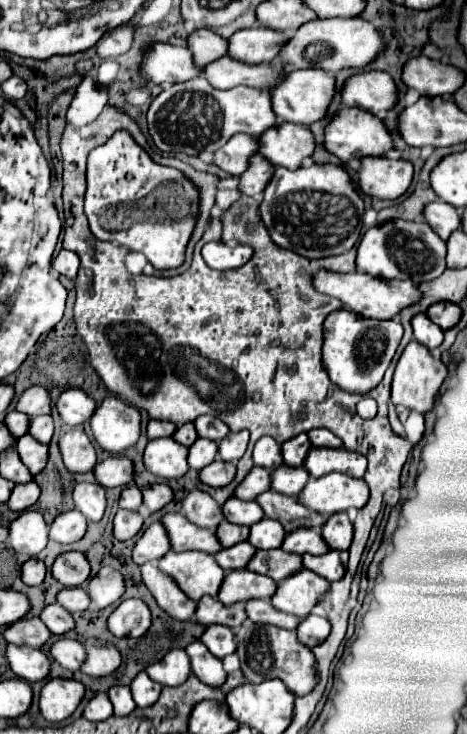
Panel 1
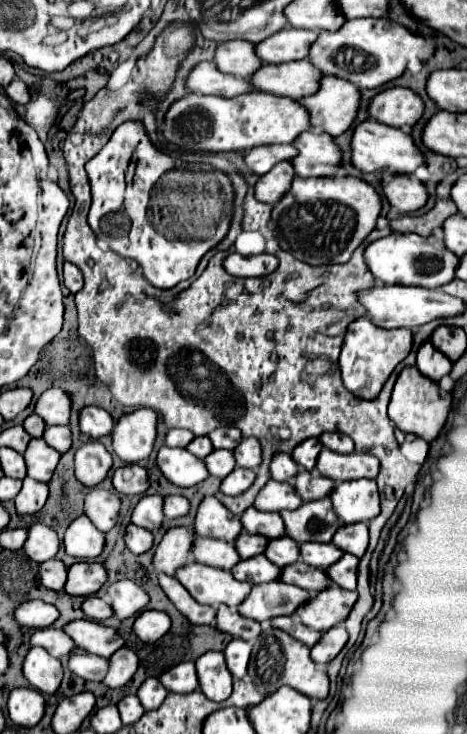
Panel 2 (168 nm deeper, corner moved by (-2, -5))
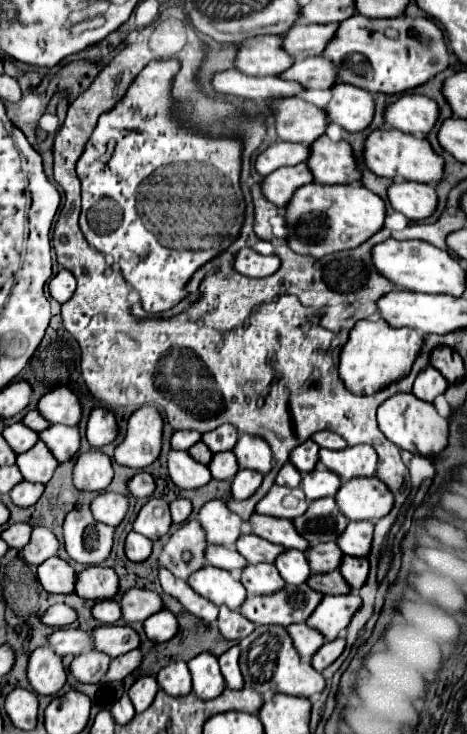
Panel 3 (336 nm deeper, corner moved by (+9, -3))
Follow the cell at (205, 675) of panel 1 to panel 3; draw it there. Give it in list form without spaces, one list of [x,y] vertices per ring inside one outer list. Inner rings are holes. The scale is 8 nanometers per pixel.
[[[200,653],[200,657],[188,661],[188,669],[192,675],[192,691],[200,699],[216,699],[222,693],[224,677],[220,673],[218,659],[212,653]]]

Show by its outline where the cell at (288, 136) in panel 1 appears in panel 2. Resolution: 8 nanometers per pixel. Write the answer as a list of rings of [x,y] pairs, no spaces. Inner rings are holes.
[[[305,131],[293,143],[299,155],[291,161],[299,177],[335,177],[341,167],[341,149],[327,133]]]

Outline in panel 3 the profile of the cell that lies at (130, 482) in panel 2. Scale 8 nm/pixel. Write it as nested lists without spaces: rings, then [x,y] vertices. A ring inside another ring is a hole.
[[[140,471],[136,473],[134,477],[128,479],[128,491],[134,495],[134,497],[150,497],[152,491],[154,491],[154,479],[150,473],[146,471]]]

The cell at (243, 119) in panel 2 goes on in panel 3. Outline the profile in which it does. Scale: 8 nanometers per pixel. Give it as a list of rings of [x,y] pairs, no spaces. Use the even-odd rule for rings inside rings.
[[[296,95],[286,99],[272,99],[268,109],[270,109],[268,121],[274,123],[276,137],[280,141],[310,145],[324,133],[328,125],[324,109]]]

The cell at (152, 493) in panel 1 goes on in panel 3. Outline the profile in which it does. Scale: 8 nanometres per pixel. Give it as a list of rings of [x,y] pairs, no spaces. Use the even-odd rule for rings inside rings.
[[[174,499],[174,501],[170,503],[170,513],[172,513],[172,521],[174,521],[176,525],[184,523],[184,521],[188,519],[190,511],[192,511],[192,503],[190,503],[188,499]]]

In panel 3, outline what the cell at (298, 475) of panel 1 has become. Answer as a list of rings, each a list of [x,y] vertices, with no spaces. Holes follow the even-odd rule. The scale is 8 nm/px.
[[[316,465],[316,469],[302,473],[302,483],[300,483],[304,495],[308,501],[320,499],[320,497],[328,497],[334,495],[336,489],[340,489],[340,477],[336,477],[336,473],[324,469],[324,465]]]

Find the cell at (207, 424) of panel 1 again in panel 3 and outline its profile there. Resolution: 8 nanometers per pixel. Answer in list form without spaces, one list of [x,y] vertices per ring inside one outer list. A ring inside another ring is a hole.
[[[226,423],[226,425],[220,425],[220,427],[204,433],[202,441],[208,445],[208,449],[212,453],[222,453],[222,451],[230,451],[236,445],[238,433],[236,433],[236,429],[232,425]]]

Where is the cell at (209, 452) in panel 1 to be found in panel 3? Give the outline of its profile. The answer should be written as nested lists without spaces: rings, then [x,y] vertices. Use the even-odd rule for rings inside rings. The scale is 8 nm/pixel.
[[[226,451],[226,453],[216,453],[208,463],[208,469],[214,479],[232,479],[238,471],[238,463],[234,453]]]

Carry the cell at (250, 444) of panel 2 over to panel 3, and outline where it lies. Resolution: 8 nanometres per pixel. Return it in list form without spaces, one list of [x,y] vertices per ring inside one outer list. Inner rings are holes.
[[[242,435],[232,451],[236,453],[240,469],[256,469],[258,473],[268,473],[272,469],[272,451],[268,443],[256,435]]]

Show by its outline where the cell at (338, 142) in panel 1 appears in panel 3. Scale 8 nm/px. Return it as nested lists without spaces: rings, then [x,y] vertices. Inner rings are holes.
[[[388,127],[374,129],[364,141],[364,167],[380,177],[436,183],[442,177],[442,165],[444,165],[444,159],[432,151],[426,139],[420,139],[396,129],[388,129]]]

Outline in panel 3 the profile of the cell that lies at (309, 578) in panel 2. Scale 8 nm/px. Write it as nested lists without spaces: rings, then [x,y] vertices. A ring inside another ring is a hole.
[[[338,571],[332,573],[318,573],[308,577],[308,587],[316,589],[318,593],[330,593],[330,595],[342,595],[342,593],[350,593],[348,583],[342,579],[342,575]]]

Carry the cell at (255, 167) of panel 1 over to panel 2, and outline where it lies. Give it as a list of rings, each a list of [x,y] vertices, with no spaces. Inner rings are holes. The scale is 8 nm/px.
[[[279,163],[269,173],[265,173],[257,185],[255,185],[255,197],[263,203],[277,203],[287,191],[291,189],[291,183],[295,179],[295,169],[291,163]]]

